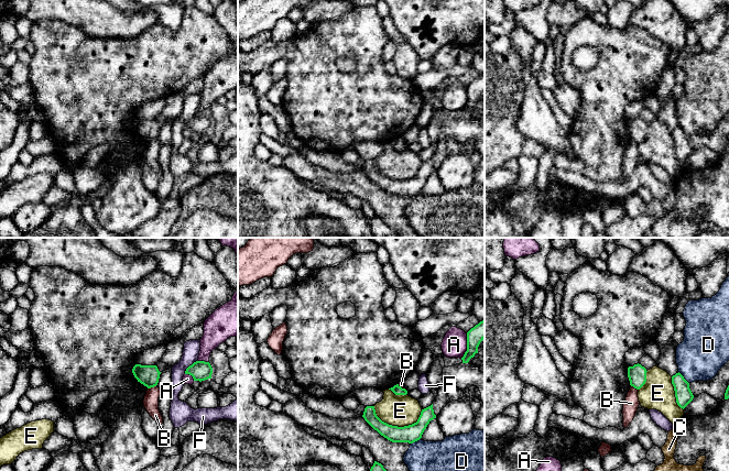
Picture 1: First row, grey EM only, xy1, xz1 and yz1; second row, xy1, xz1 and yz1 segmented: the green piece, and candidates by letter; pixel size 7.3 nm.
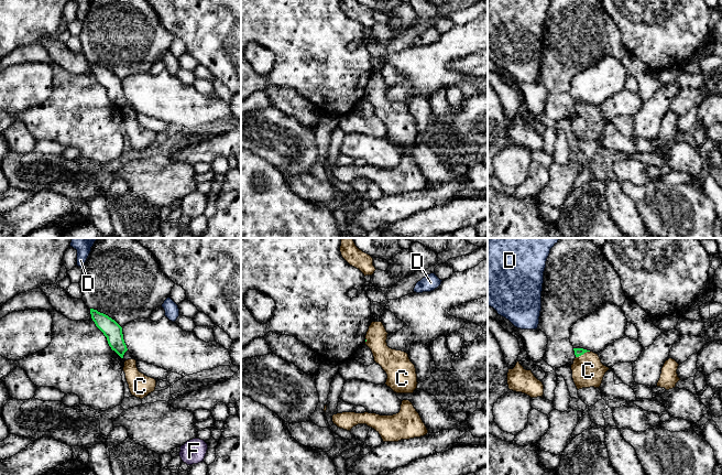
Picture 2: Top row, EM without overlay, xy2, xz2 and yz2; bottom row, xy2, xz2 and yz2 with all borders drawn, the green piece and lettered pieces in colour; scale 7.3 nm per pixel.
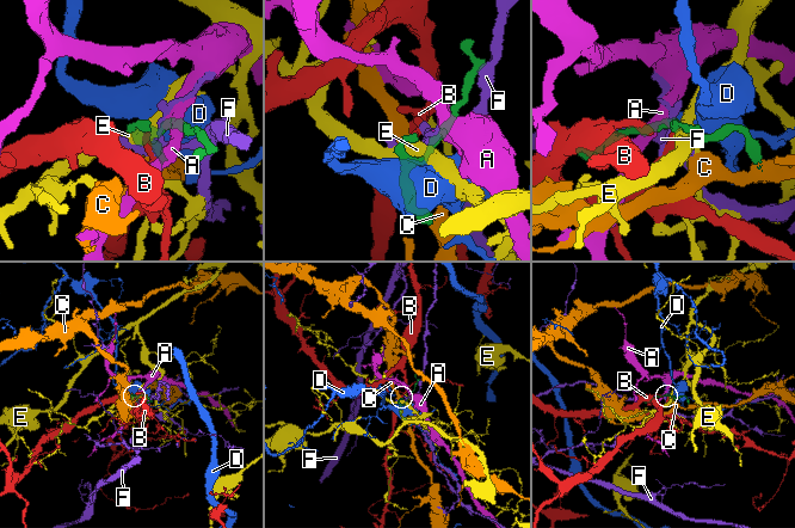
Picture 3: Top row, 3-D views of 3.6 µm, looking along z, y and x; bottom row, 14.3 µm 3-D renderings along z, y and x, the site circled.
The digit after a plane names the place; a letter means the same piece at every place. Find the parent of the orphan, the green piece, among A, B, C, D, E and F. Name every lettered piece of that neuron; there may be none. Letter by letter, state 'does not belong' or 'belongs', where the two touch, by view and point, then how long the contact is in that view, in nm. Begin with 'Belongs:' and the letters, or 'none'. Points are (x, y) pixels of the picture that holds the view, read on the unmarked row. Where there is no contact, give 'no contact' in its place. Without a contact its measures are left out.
Belongs: C
A: does not belong; contact xz1 (467, 99); length 190 nm
B: does not belong; contact xy1 (151, 140); length 70 nm
C: belongs; contact yz2 (582, 107); length 120 nm
D: does not belong; contact yz1 (683, 131); length 120 nm
E: does not belong; contact xz1 (396, 179); length 360 nm
F: does not belong; contact xy1 (188, 120); length 140 nm

